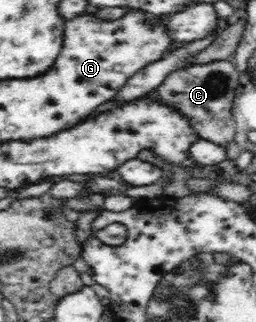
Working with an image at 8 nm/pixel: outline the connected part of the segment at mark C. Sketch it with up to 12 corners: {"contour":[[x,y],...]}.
{"contour":[[232,59],[171,72],[145,96],[188,117],[198,138],[235,141]]}

